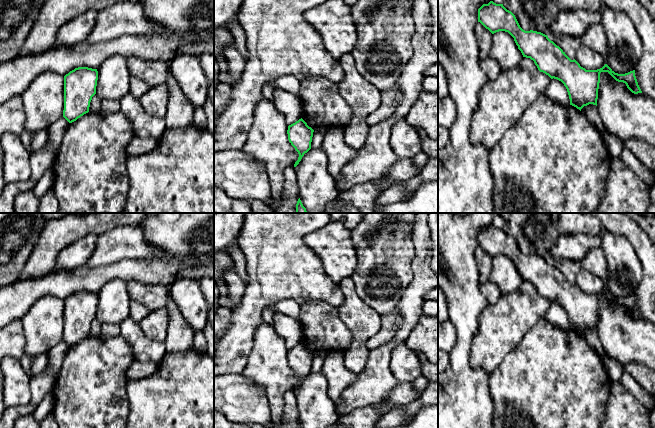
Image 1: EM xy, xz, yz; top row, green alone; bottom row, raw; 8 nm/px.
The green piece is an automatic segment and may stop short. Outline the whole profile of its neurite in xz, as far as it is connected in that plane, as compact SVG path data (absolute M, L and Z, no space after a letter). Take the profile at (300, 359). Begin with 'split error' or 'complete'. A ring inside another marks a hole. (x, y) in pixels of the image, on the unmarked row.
complete; M302 342L288 350L288 364L299 378L294 391L299 388L304 378L311 373L313 356L314 354Z

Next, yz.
complete; M493 225L483 228L478 233L478 246L492 258L499 255L508 256L514 262L523 281L533 284L540 296L564 308L570 329L580 335L589 328L597 330L601 296L608 296L616 305L625 307L632 317L642 317L635 294L618 298L607 288L597 294L586 294L575 283L571 284L547 259L533 254L523 254L515 239L503 228Z

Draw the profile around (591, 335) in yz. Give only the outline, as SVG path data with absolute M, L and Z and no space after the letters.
M589 328L587 330L584 330L581 335L586 339L588 342L589 346L596 351L596 353L600 357L604 357L605 351L604 348L598 338L598 333L596 329Z

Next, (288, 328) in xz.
M274 312L273 326L277 335L285 341L288 350L301 343L302 328L297 319Z

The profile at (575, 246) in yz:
M585 234L559 235L550 256L554 258L567 258L581 262L588 252L601 247L602 238Z

